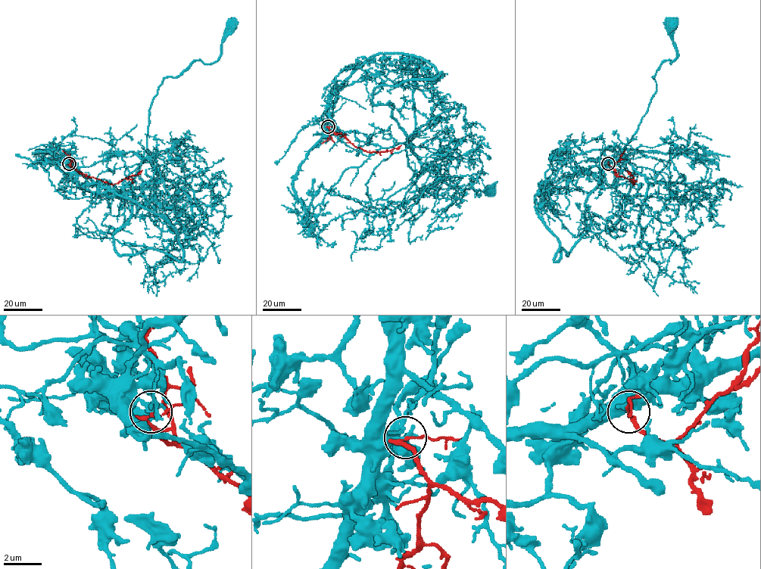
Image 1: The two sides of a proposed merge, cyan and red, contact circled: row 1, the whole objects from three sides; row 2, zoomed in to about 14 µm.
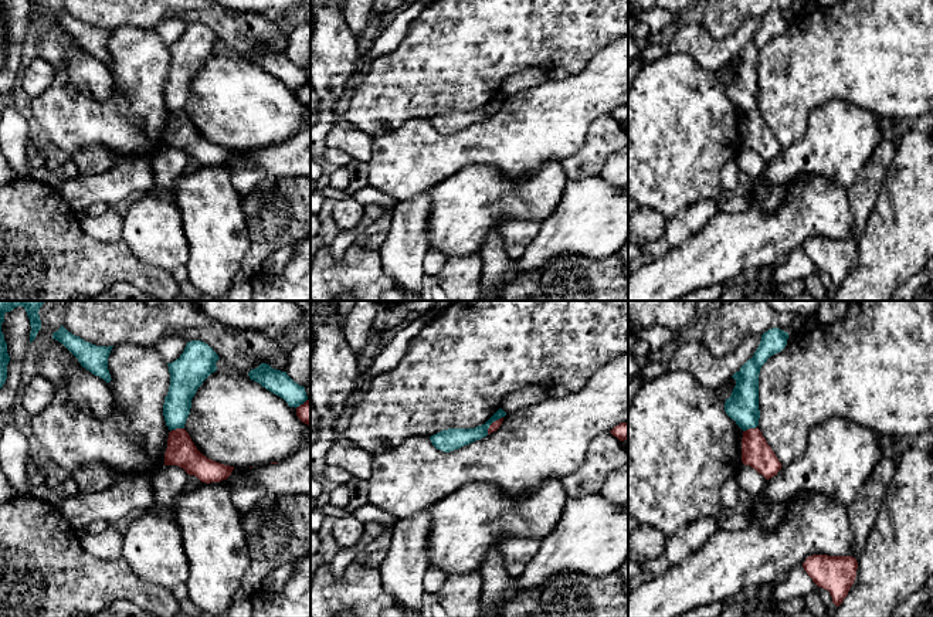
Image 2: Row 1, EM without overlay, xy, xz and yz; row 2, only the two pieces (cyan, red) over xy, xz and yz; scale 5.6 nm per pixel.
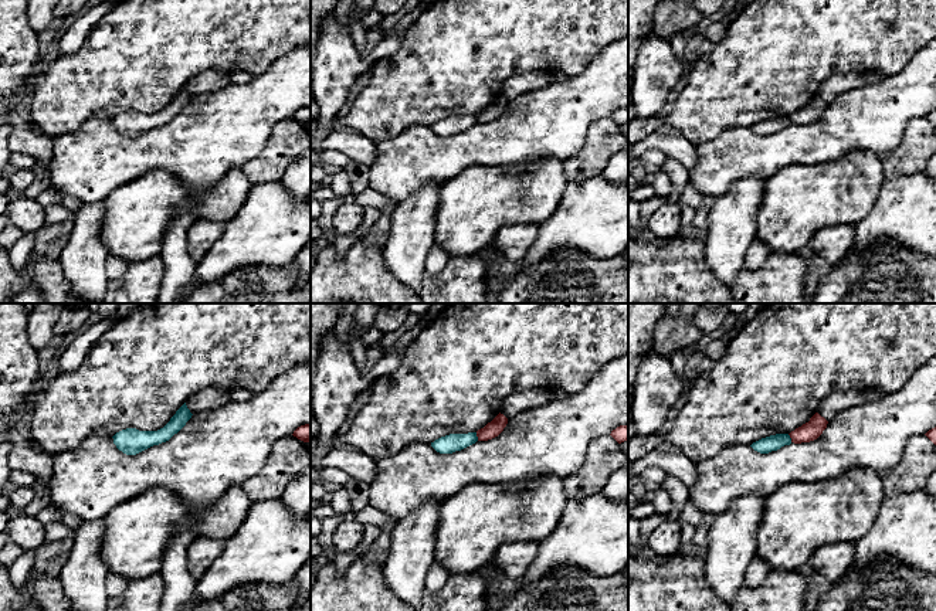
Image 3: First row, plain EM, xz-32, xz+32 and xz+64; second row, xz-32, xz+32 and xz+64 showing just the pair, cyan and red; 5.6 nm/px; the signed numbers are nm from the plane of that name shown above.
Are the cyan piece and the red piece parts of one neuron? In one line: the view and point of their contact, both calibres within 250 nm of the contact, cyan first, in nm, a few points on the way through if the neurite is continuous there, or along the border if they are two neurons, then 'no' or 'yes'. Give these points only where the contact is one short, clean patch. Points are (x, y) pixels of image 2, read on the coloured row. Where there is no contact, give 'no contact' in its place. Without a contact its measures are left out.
xz (492, 421) | 130/50 nm | no

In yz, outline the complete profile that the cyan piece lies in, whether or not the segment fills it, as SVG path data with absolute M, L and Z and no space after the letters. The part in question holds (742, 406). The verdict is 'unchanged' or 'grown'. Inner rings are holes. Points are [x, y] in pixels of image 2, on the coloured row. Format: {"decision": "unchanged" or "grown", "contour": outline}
{"decision": "unchanged", "contour": "M778 328L769 329L761 335L760 345L753 357L732 376L736 380L736 386L732 396L725 401L725 411L743 431L759 426L760 369L770 356L786 348L787 339L787 332Z"}

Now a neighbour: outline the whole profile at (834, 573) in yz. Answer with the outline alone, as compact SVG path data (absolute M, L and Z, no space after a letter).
M812 555L805 559L803 567L818 587L829 591L838 607L855 582L858 562L852 556Z

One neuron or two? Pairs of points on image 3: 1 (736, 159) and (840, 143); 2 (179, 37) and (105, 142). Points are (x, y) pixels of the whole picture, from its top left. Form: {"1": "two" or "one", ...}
{"1": "one", "2": "two"}

